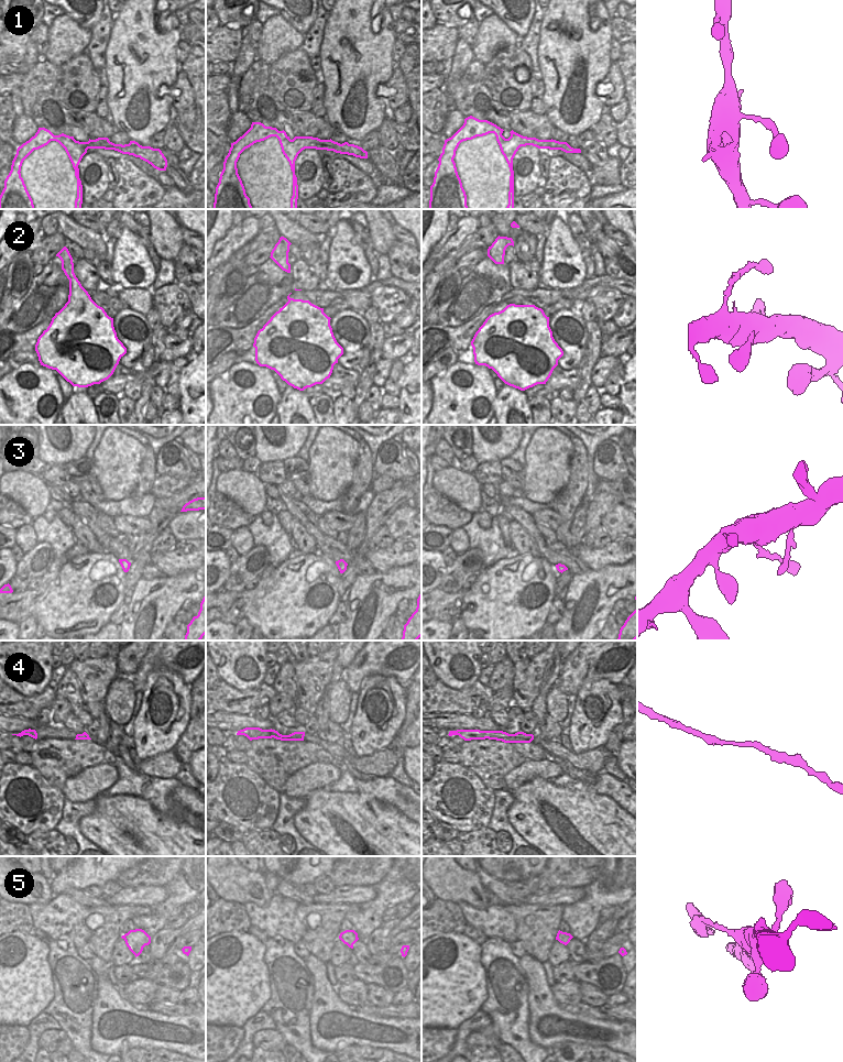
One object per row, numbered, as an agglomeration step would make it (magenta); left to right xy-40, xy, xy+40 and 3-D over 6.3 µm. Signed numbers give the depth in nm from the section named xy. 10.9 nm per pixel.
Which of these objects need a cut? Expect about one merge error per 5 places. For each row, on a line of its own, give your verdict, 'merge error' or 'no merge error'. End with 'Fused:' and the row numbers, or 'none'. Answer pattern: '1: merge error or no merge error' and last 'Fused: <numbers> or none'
1: no merge error
2: no merge error
3: merge error
4: no merge error
5: no merge error
Fused: 3

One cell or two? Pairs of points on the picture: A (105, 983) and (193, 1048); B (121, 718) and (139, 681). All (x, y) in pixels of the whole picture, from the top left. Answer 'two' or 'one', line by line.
A: one
B: two

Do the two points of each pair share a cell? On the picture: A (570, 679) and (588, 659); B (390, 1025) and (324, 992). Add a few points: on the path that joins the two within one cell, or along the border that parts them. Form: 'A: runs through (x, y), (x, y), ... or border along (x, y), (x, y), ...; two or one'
A: runs through (572, 675), (583, 664); one
B: runs through (372, 1024), (352, 1024), (339, 1009); one

